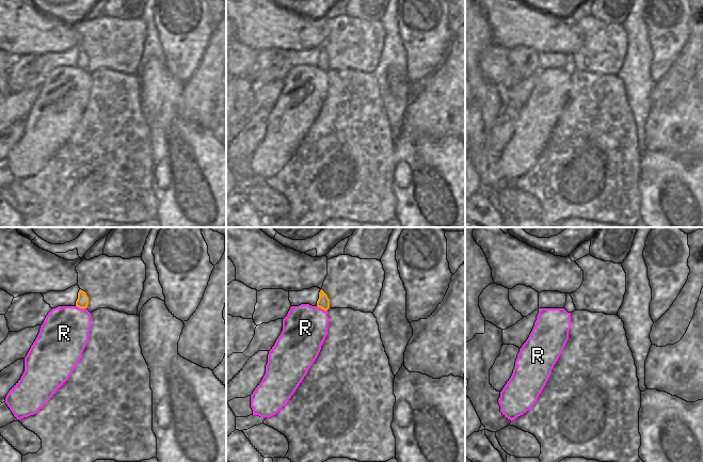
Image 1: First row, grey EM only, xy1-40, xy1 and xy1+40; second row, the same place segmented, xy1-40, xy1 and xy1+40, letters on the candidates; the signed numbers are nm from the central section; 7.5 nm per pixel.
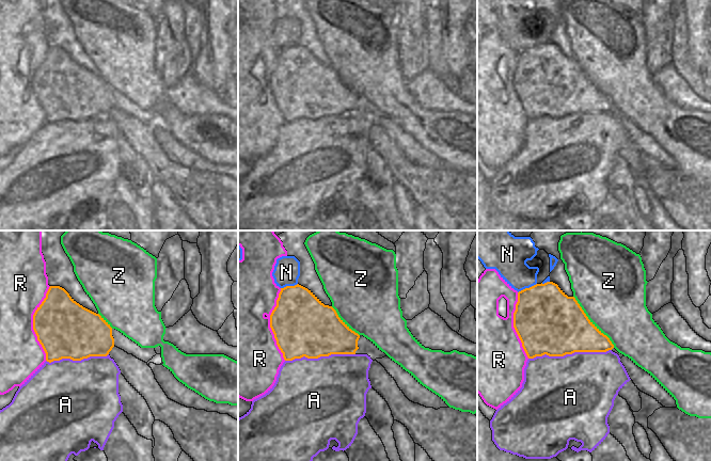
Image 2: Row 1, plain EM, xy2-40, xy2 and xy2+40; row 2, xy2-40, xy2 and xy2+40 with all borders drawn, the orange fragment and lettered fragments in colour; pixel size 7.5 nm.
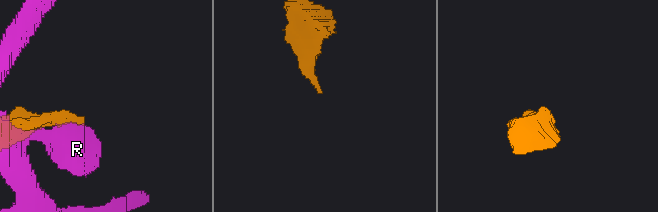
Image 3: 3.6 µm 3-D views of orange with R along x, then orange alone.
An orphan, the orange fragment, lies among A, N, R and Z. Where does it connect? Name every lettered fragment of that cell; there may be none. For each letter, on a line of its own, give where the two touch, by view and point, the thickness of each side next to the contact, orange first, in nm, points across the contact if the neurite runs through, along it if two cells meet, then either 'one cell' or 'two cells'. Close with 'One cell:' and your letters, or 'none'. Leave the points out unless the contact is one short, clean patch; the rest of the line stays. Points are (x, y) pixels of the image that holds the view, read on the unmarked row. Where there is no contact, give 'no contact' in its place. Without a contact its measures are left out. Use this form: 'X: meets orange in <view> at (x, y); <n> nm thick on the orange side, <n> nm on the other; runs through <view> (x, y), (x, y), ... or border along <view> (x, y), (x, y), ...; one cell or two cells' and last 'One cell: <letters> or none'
A: meets orange in xy2+40 at (569, 114); 460 nm thick on the orange side, 480 nm on the other; two cells
N: meets orange in xy2+40 at (526, 49); 460 nm thick on the orange side, 240 nm on the other; two cells
R: meets orange in xy2-40 at (33, 84); 440 nm thick on the orange side, 320 nm on the other; two cells
Z: meets orange in xy2+40 at (591, 83); 440 nm thick on the orange side, 480 nm on the other; two cells
One cell: none

